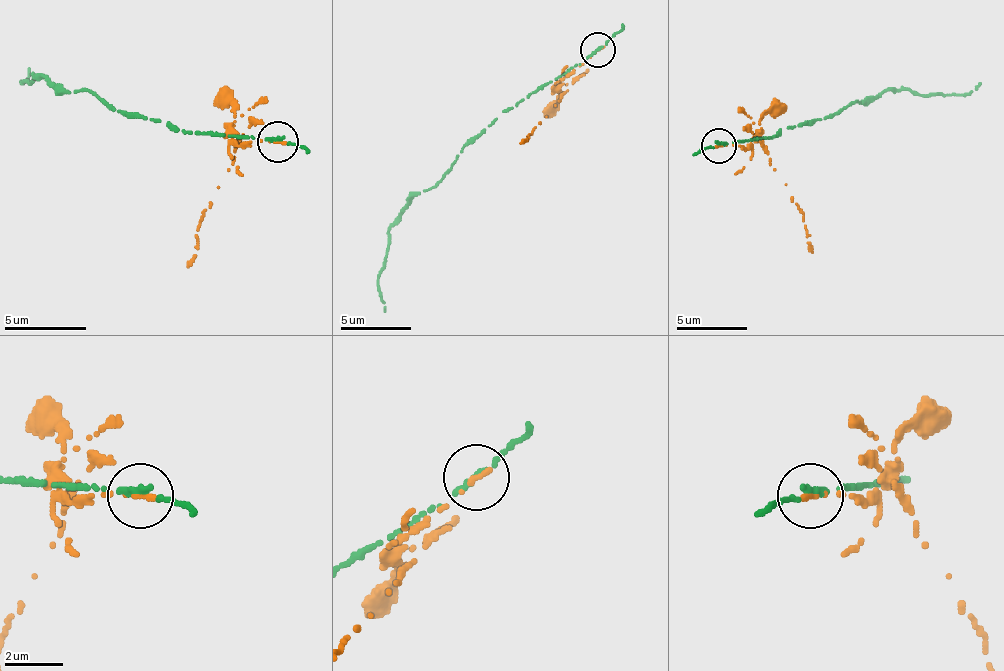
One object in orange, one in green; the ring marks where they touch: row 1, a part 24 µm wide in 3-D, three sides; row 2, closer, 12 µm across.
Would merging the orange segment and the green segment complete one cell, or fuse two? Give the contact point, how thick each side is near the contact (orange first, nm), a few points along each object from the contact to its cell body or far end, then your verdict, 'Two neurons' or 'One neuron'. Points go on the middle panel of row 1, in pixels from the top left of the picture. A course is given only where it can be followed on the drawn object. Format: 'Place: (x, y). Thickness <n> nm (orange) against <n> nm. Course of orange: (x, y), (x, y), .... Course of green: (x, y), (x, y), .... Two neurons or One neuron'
Place: (597, 50). Thickness 190 nm (orange) against 280 nm. Course of orange: (598, 49), (563, 77), (559, 102), (521, 144). Course of green: (598, 49), (531, 91), (468, 144), (440, 179), (398, 218), (387, 232), (387, 260), (377, 281), (384, 312). Two neurons

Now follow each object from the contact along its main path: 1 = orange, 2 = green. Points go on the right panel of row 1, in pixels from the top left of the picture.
1: (718, 146), (746, 146), (757, 139), (799, 206), (806, 241), (813, 252)
2: (718, 143), (760, 139), (813, 125), (848, 104), (887, 90), (971, 94), (981, 83)

